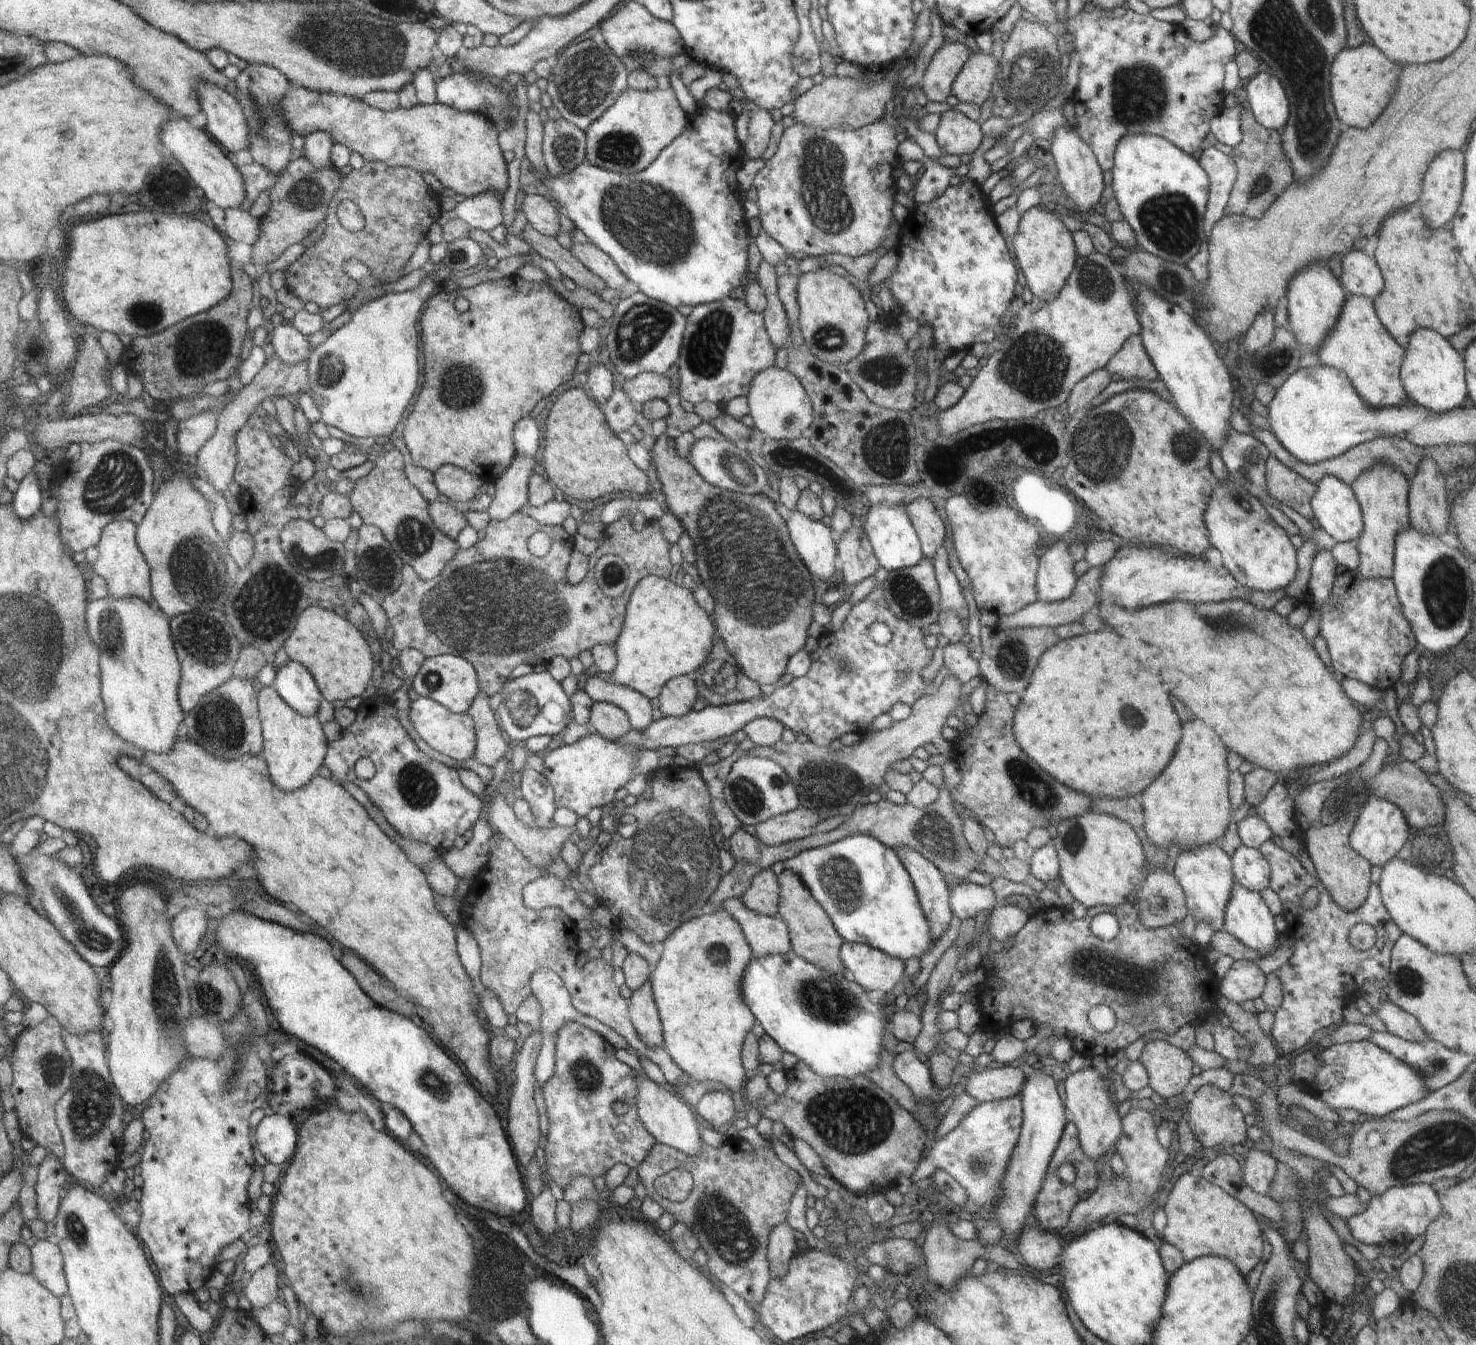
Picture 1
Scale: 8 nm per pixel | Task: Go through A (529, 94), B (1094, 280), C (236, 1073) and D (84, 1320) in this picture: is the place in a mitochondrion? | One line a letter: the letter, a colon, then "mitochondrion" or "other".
A: other
B: mitochondrion
C: mitochondrion
D: other

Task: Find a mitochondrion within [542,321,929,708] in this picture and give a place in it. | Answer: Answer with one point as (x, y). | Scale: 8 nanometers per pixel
(748, 545)

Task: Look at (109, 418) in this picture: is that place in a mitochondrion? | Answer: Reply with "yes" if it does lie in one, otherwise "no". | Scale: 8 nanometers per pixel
no

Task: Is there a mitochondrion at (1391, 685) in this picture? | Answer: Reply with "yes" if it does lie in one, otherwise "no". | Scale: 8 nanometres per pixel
no

